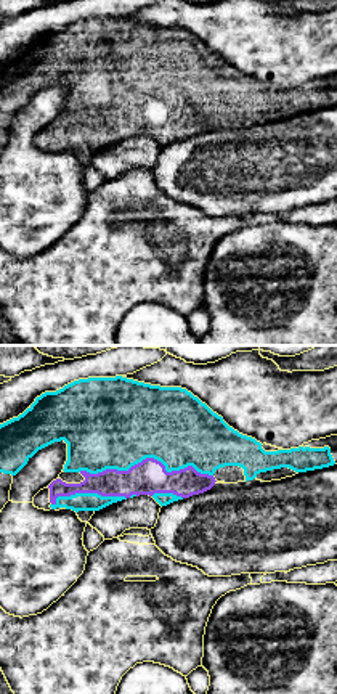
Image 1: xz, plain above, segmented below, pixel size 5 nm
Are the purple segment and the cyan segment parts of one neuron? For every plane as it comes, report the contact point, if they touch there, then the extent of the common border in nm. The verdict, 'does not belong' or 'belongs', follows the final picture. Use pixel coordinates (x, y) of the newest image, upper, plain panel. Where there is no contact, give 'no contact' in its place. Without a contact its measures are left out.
(146, 98) | 650 nm

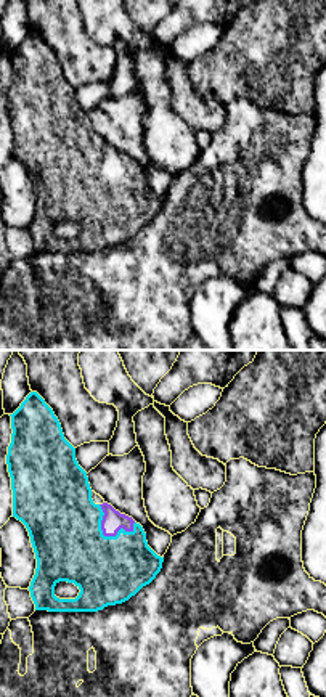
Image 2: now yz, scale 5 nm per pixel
(105, 175) | 220 nm

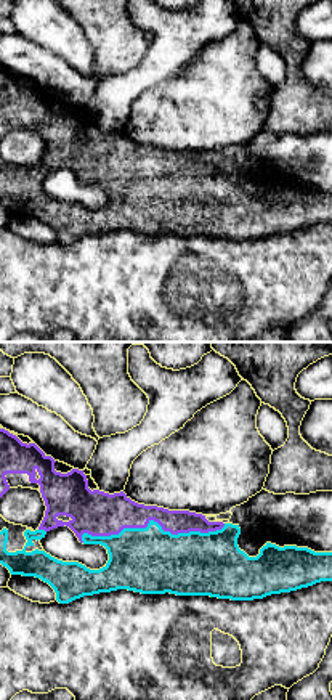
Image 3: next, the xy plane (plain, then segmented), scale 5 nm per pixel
(151, 159) | 750 nm

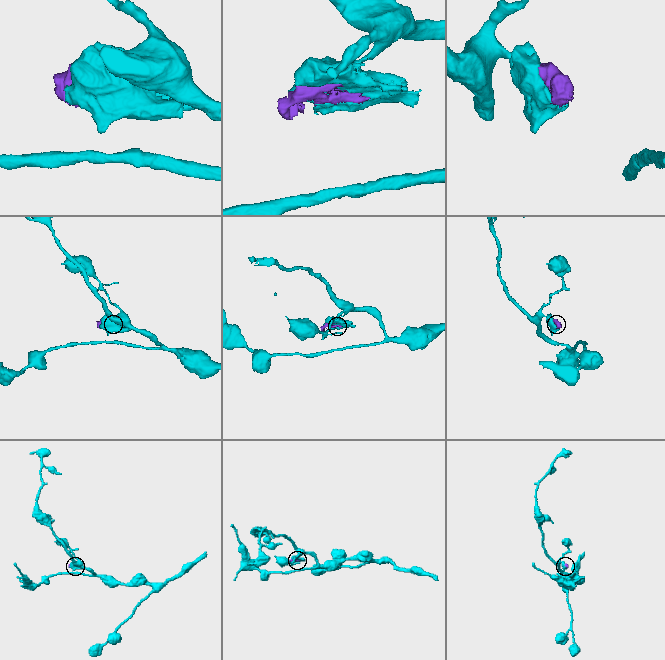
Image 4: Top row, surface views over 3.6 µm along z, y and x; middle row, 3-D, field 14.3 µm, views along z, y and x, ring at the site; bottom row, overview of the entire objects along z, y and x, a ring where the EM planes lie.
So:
belongs

